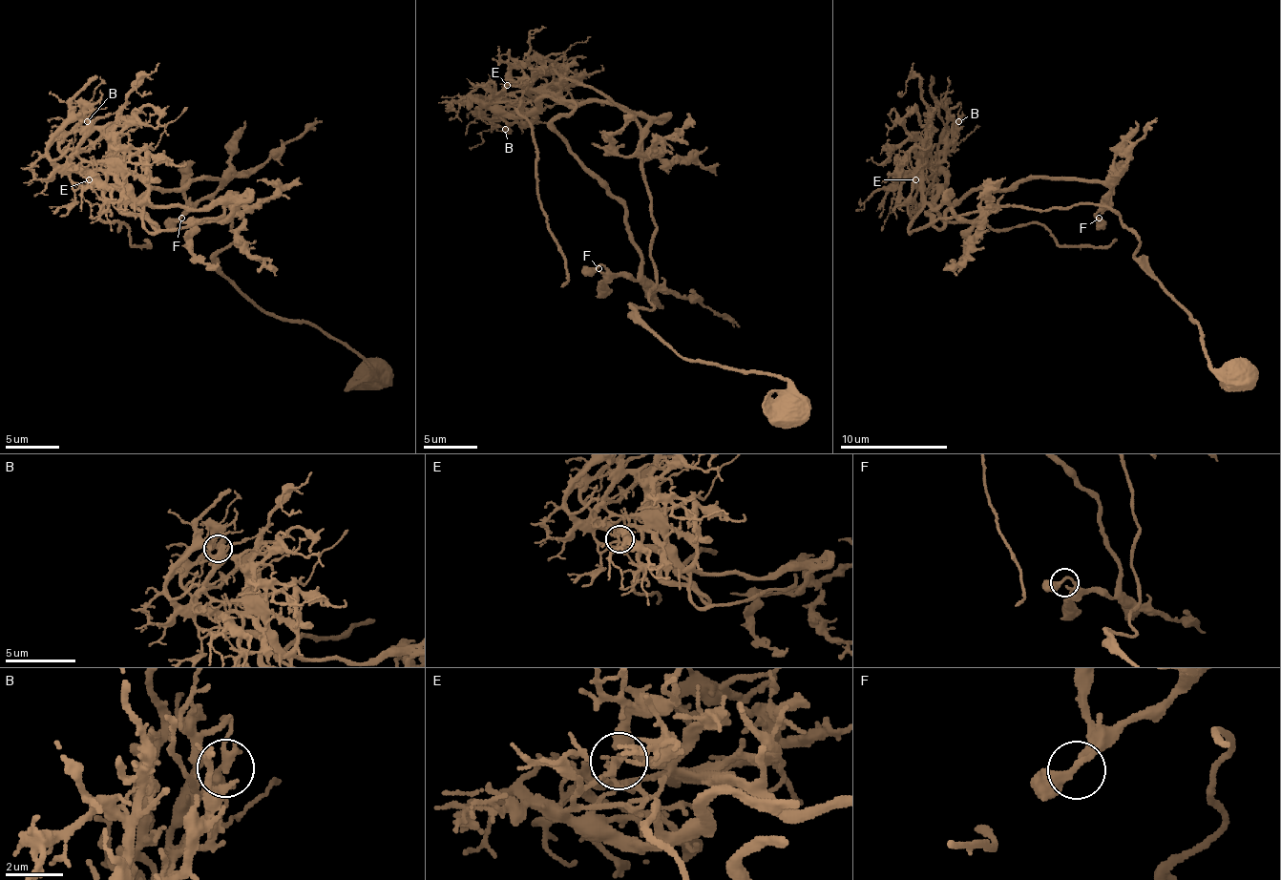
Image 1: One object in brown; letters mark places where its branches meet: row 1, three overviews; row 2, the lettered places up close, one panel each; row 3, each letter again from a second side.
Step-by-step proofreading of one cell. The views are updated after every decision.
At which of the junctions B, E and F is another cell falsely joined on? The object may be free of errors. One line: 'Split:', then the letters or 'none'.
Split: E

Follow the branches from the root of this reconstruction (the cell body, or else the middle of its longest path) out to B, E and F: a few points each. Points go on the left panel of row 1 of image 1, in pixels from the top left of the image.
B: (374, 374), (221, 272), (235, 204), (143, 204), (106, 164), (69, 157), (60, 143), (87, 121)
E: (374, 374), (221, 272), (235, 204), (159, 207), (116, 173), (90, 180)
F: (374, 374), (221, 272), (235, 204), (93, 188), (155, 229), (152, 188), (224, 180), (181, 218)

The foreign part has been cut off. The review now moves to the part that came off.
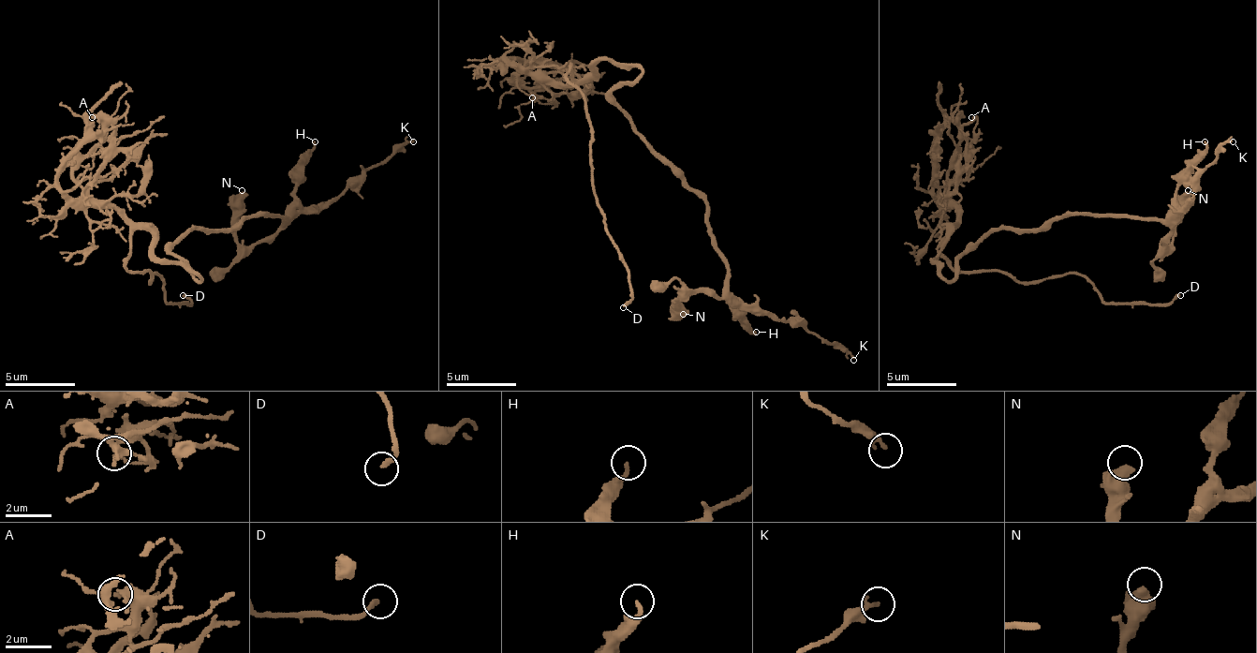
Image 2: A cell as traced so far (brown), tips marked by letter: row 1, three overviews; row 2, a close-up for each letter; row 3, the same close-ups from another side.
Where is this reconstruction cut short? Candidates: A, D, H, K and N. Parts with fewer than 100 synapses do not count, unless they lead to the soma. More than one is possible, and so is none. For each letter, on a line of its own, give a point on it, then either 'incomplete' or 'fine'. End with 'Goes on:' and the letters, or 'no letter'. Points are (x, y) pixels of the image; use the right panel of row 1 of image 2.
A: (971, 117) | fine
D: (1180, 295) | incomplete
H: (1205, 141) | fine
K: (1233, 141) | fine
N: (1188, 190) | fine
Goes on: D

